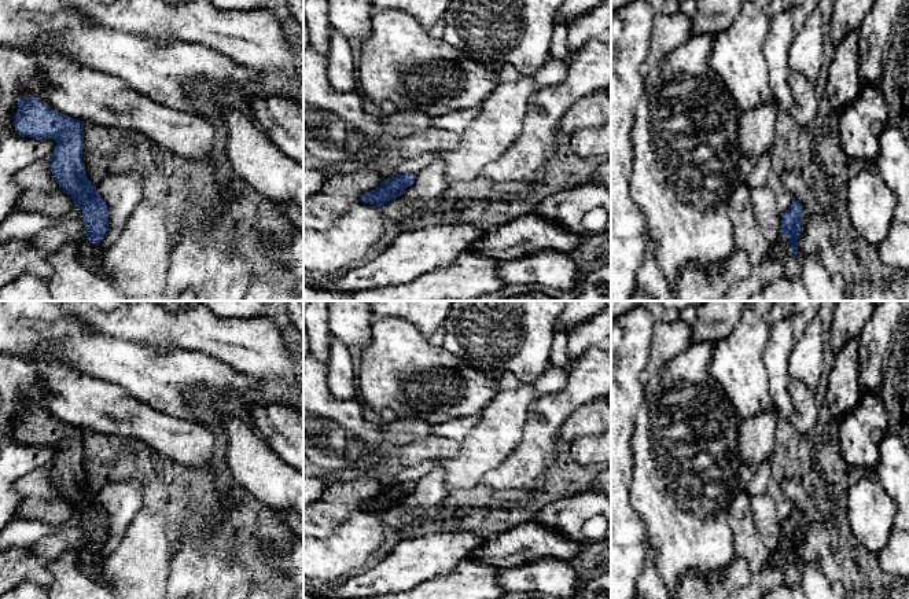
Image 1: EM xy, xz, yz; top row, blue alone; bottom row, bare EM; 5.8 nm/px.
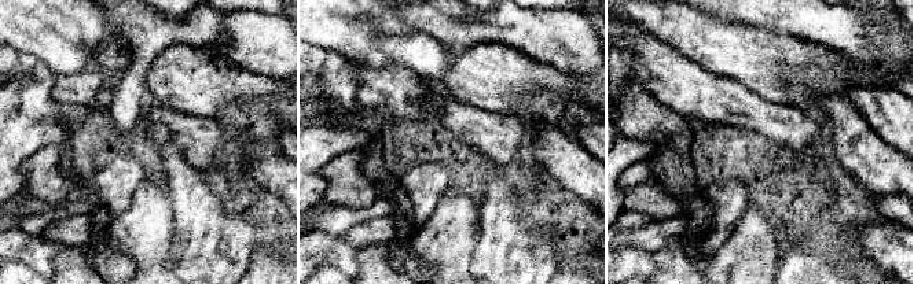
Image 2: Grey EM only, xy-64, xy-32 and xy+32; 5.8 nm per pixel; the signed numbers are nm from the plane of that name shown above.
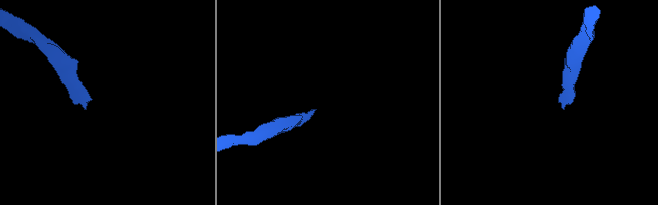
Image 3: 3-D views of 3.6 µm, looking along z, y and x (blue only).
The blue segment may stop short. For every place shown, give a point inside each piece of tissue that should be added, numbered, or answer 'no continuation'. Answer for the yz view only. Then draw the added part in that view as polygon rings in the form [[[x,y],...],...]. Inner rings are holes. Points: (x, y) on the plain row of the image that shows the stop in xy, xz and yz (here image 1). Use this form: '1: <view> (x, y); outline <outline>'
1: yz (780, 558); outline [[[788,544],[780,545],[779,550],[770,551],[768,565],[779,567],[784,574],[784,584],[787,587],[799,587],[801,585],[801,574],[798,567],[794,565],[792,550]]]

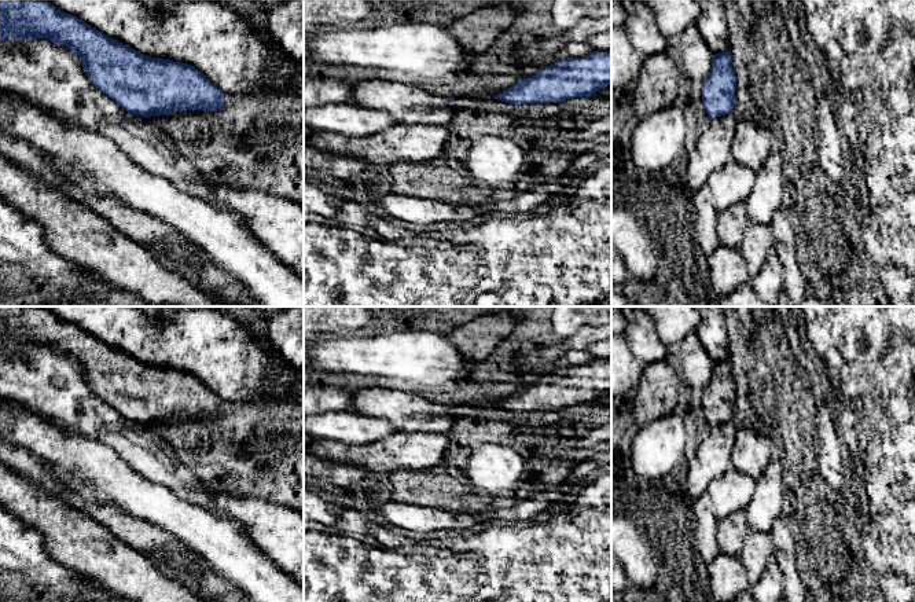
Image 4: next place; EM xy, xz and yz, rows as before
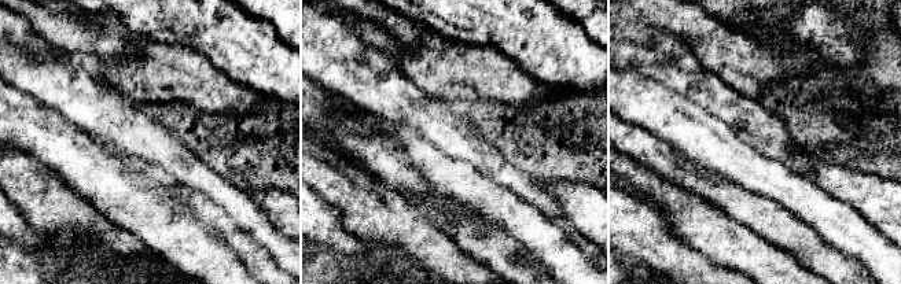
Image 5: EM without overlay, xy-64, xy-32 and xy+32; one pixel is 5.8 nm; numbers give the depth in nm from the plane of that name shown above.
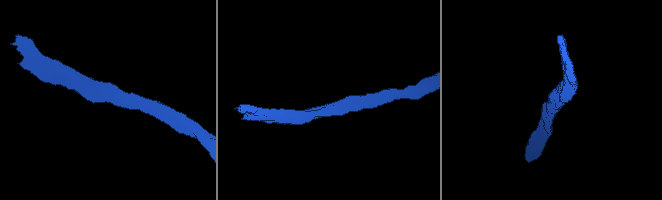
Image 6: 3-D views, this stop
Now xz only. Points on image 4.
no continuation

